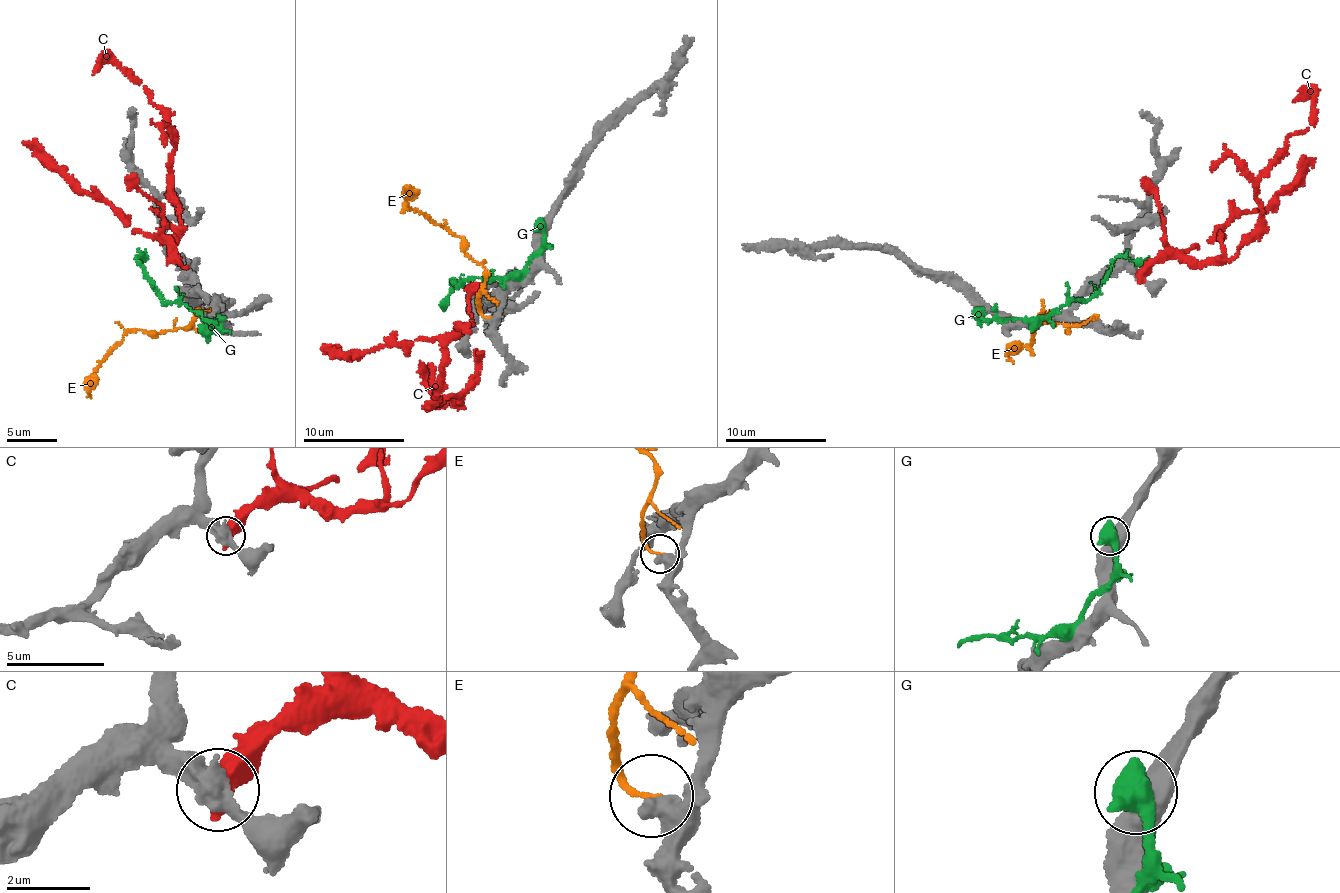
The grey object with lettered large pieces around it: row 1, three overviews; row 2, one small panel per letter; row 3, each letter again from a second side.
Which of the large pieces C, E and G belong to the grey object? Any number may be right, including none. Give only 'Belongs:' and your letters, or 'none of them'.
Belongs: none of them

